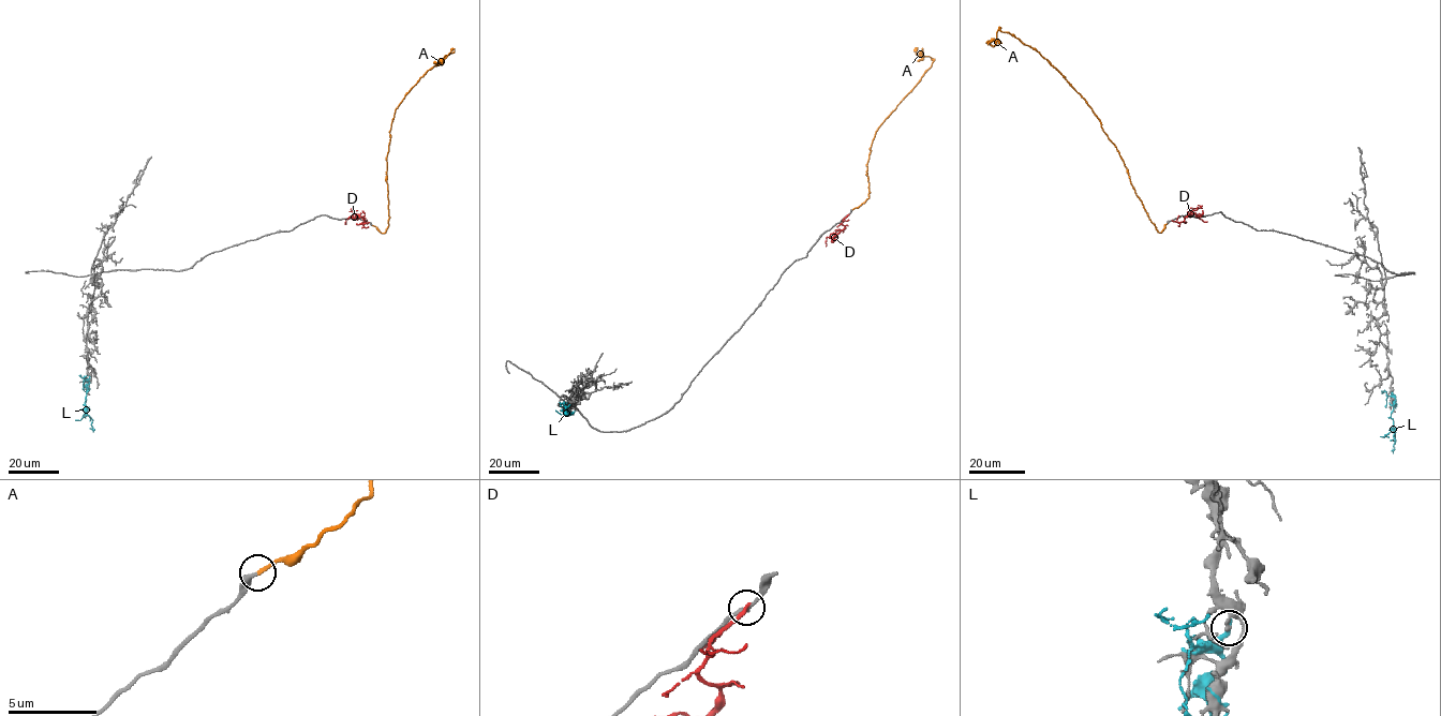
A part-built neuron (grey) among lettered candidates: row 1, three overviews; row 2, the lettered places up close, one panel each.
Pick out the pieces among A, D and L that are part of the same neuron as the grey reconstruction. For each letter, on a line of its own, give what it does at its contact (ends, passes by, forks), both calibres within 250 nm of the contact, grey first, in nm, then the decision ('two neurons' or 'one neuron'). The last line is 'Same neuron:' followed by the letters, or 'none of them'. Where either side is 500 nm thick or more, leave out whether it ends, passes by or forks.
A: it ends | 280/200 nm | one neuron
D: it ends | 200/240 nm | two neurons
L: it ends | 220/320 nm | two neurons
Same neuron: A

